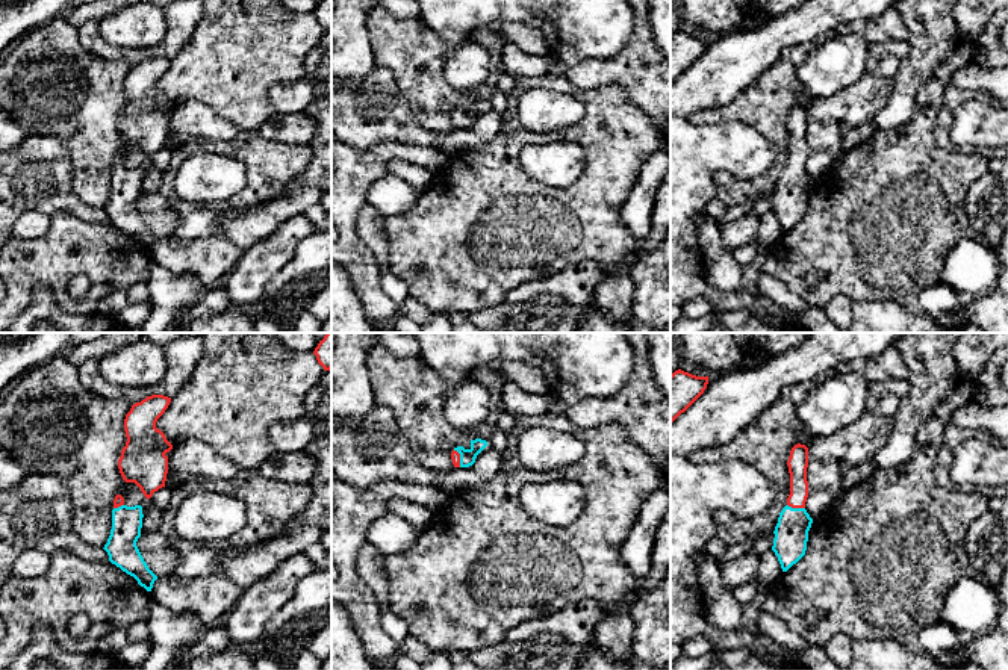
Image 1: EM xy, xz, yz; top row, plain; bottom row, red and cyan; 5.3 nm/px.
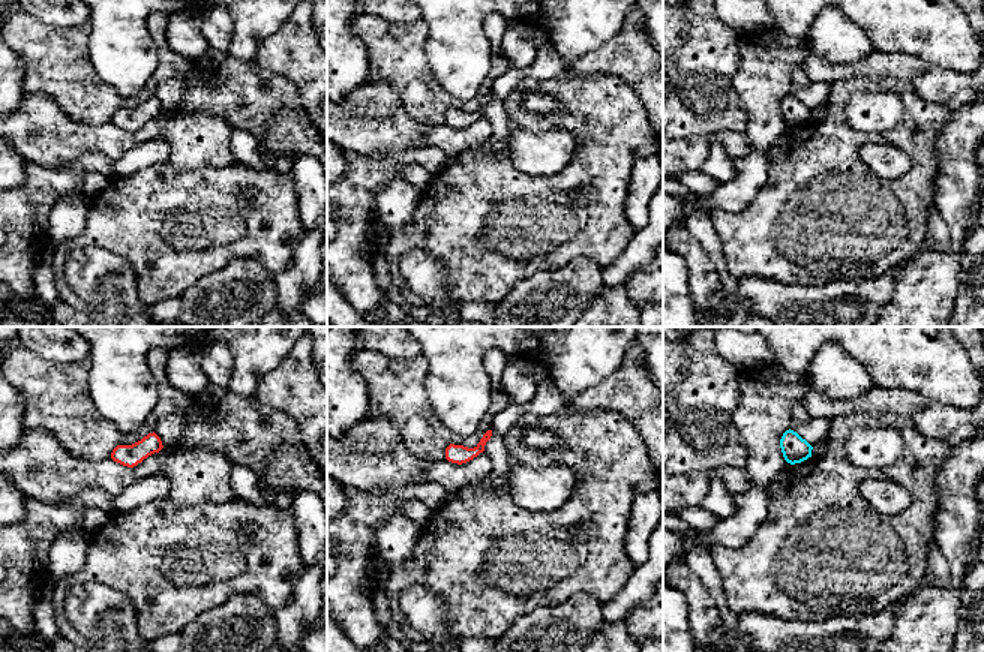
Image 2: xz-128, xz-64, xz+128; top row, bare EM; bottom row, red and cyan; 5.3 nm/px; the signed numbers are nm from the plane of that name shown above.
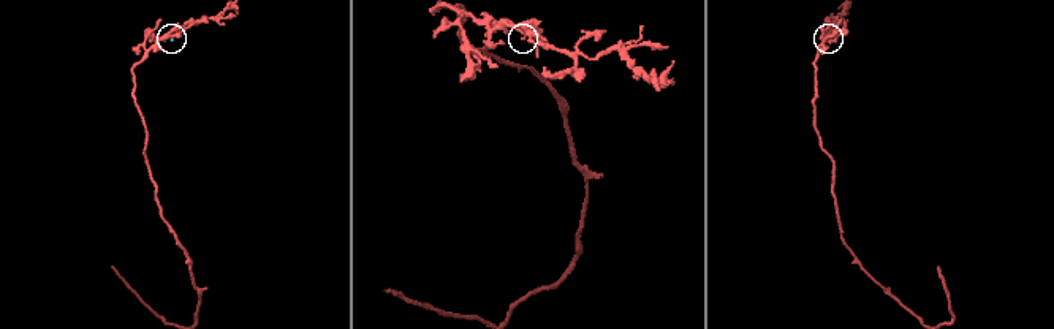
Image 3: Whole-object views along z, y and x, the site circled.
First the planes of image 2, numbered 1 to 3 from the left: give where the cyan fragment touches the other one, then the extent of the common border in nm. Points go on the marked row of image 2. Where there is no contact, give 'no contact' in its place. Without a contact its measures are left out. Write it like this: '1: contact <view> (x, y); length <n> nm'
1: no contact
2: no contact
3: no contact

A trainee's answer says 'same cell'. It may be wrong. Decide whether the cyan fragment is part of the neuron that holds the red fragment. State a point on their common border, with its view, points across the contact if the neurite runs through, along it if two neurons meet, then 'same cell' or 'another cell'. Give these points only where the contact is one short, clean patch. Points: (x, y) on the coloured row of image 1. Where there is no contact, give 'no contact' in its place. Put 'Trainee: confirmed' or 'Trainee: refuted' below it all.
contact yz (796, 507); way yz (798, 462), (796, 507), (792, 530); same cell
Trainee: confirmed

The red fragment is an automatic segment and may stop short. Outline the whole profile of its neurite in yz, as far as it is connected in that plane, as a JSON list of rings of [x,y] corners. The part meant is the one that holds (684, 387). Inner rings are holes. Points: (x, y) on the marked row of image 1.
[[[681,369],[670,375],[670,422],[704,393],[707,384],[708,377],[696,377]]]

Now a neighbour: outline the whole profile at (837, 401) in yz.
[[[831,374],[808,390],[796,407],[804,430],[814,437],[828,437],[852,425],[866,411],[870,384],[860,374]]]

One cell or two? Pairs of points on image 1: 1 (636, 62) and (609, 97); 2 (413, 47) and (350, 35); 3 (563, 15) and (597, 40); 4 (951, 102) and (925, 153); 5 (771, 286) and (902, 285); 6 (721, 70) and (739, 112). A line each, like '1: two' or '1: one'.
1: two
2: two
3: one
4: two
5: two
6: two

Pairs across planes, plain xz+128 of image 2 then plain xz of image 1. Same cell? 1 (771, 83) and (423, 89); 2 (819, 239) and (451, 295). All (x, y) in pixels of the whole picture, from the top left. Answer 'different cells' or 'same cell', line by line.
1: same cell
2: same cell

